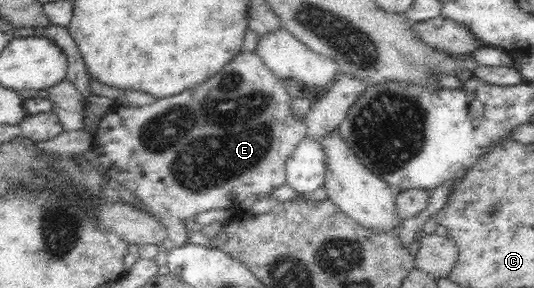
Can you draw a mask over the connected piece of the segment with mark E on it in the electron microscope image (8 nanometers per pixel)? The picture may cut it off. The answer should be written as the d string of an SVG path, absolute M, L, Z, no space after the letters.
M252 51L239 52L236 56L228 61L212 78L206 82L201 82L192 89L183 90L184 94L172 96L172 98L159 98L154 104L148 106L122 106L115 105L104 114L99 123L99 130L93 140L93 151L99 156L103 172L106 178L112 178L118 181L124 188L130 190L140 207L145 204L145 208L153 214L157 220L161 220L167 228L167 237L163 240L166 252L172 248L178 248L182 244L188 243L188 229L191 228L191 219L200 214L211 210L228 209L232 204L239 204L246 201L247 198L254 197L254 200L270 196L279 186L286 183L285 162L288 160L292 151L300 143L302 138L307 136L307 126L302 119L296 119L292 115L293 98L285 89L283 79L278 78L266 65L262 59Z

